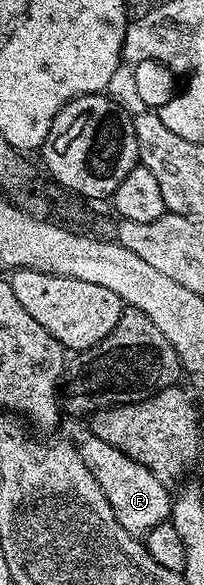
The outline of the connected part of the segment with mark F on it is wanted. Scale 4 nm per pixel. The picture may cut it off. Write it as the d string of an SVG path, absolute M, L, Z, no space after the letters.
M87 435L87 440L80 444L82 461L100 484L104 498L116 514L116 522L124 526L130 535L138 538L151 532L158 524L164 524L170 518L172 492L163 481L157 480L140 462L126 456L116 446L104 442L98 436Z

